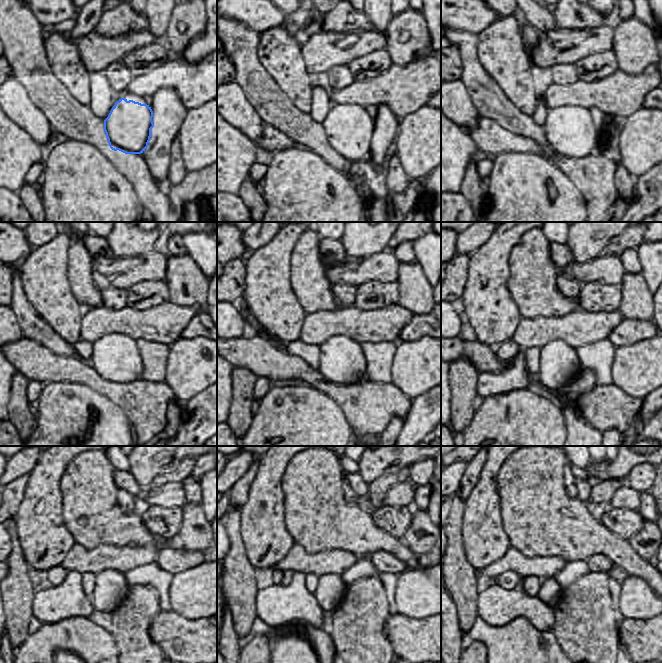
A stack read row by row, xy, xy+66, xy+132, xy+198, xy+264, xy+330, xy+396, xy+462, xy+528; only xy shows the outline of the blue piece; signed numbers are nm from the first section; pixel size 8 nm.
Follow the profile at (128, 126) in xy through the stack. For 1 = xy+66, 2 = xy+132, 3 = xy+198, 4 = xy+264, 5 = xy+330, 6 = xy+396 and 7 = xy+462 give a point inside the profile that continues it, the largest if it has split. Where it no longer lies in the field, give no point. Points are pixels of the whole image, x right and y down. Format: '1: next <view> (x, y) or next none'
1: next xy+66 (351, 131)
2: next xy+132 (571, 132)
3: next xy+198 (117, 357)
4: next xy+264 (343, 361)
5: next xy+330 (560, 359)
6: next xy+396 (111, 587)
7: next xy+462 (332, 588)

